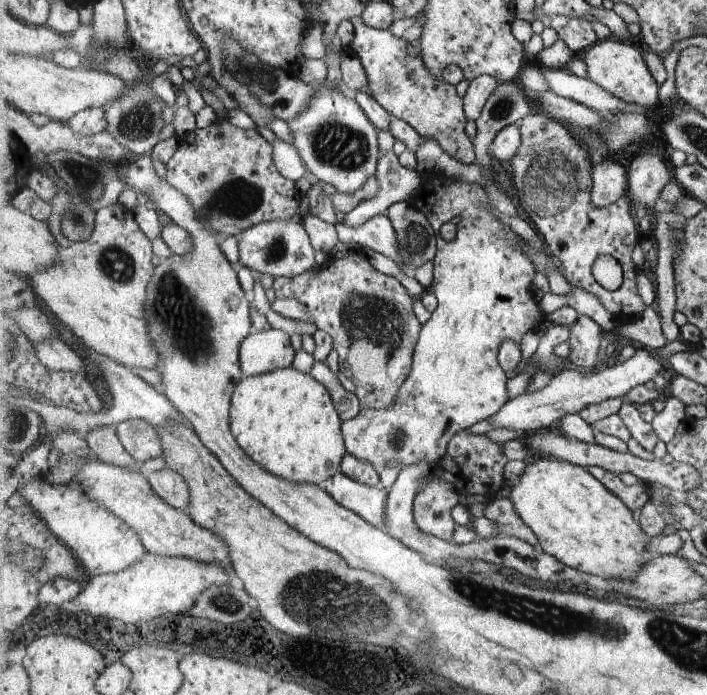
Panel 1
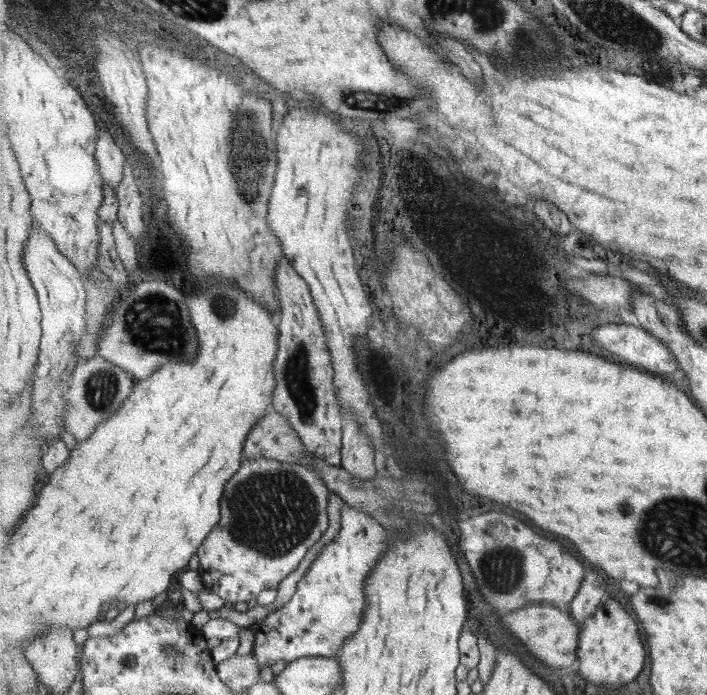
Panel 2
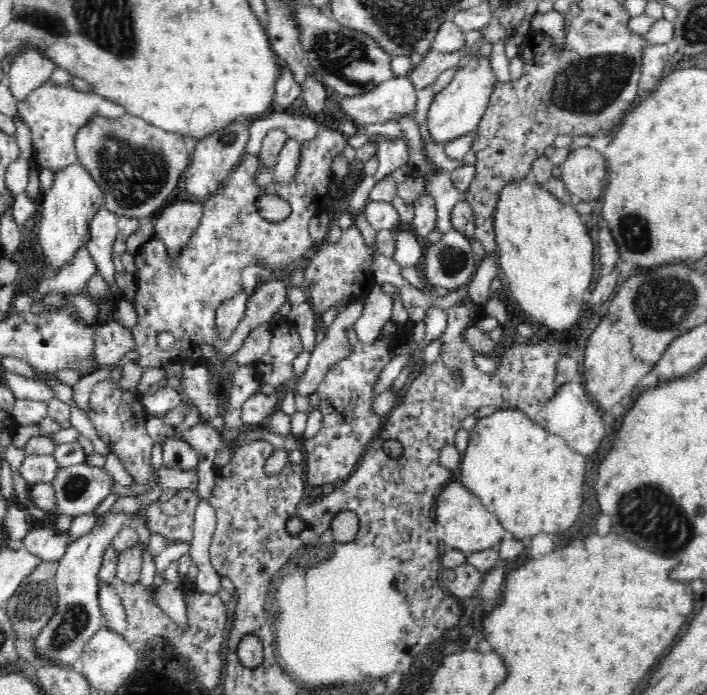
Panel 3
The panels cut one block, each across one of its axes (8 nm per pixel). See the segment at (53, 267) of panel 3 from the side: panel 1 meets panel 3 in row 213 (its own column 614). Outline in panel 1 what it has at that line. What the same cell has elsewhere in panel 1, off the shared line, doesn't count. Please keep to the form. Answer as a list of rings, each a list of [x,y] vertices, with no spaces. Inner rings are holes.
[[[614,37],[605,38],[601,43],[595,43],[585,55],[584,63],[588,69],[588,79],[603,86],[624,102],[645,108],[647,113],[659,109],[659,84],[651,76],[641,52],[628,42]]]

